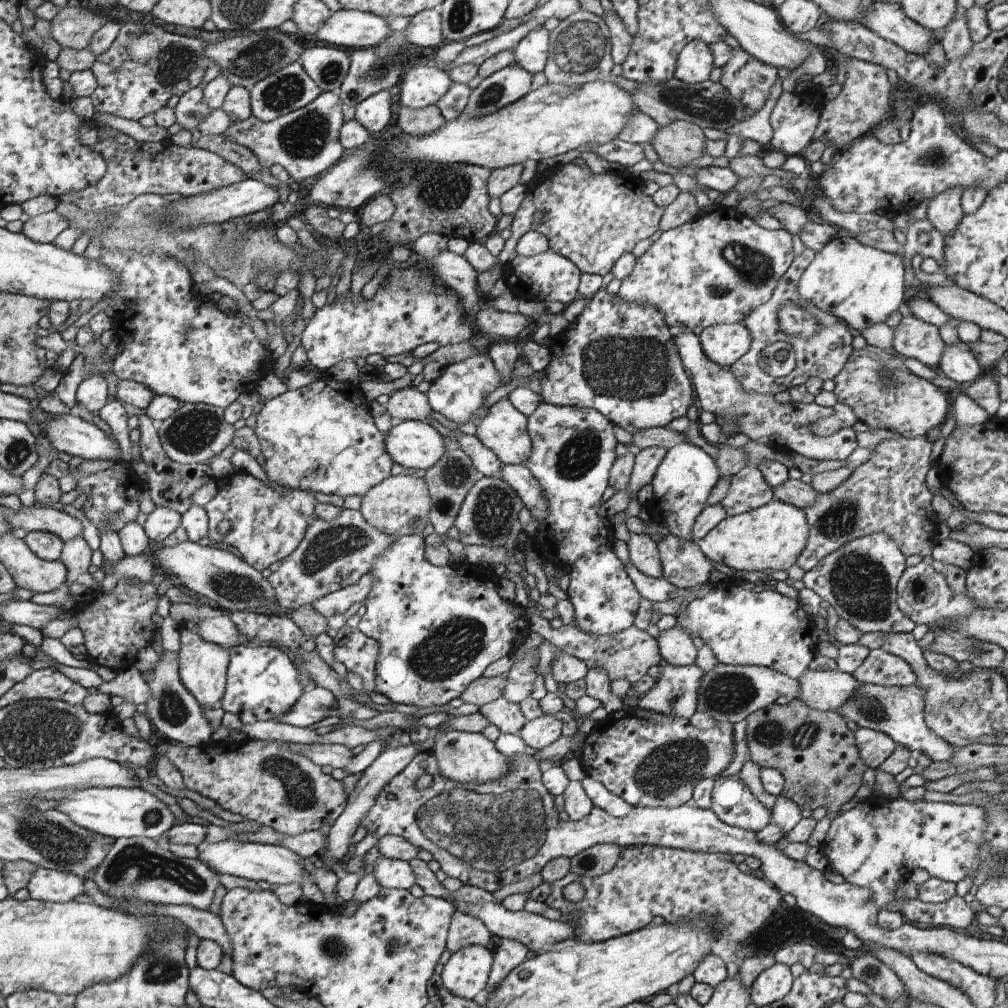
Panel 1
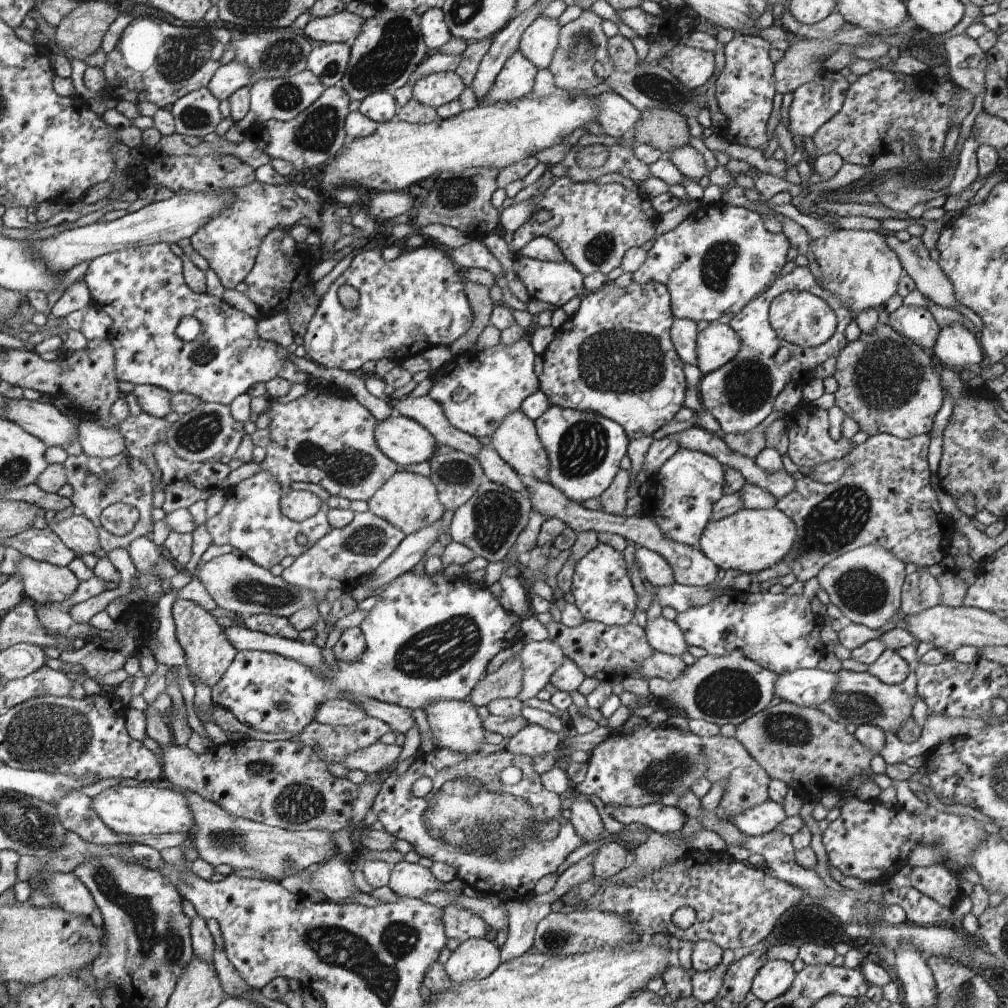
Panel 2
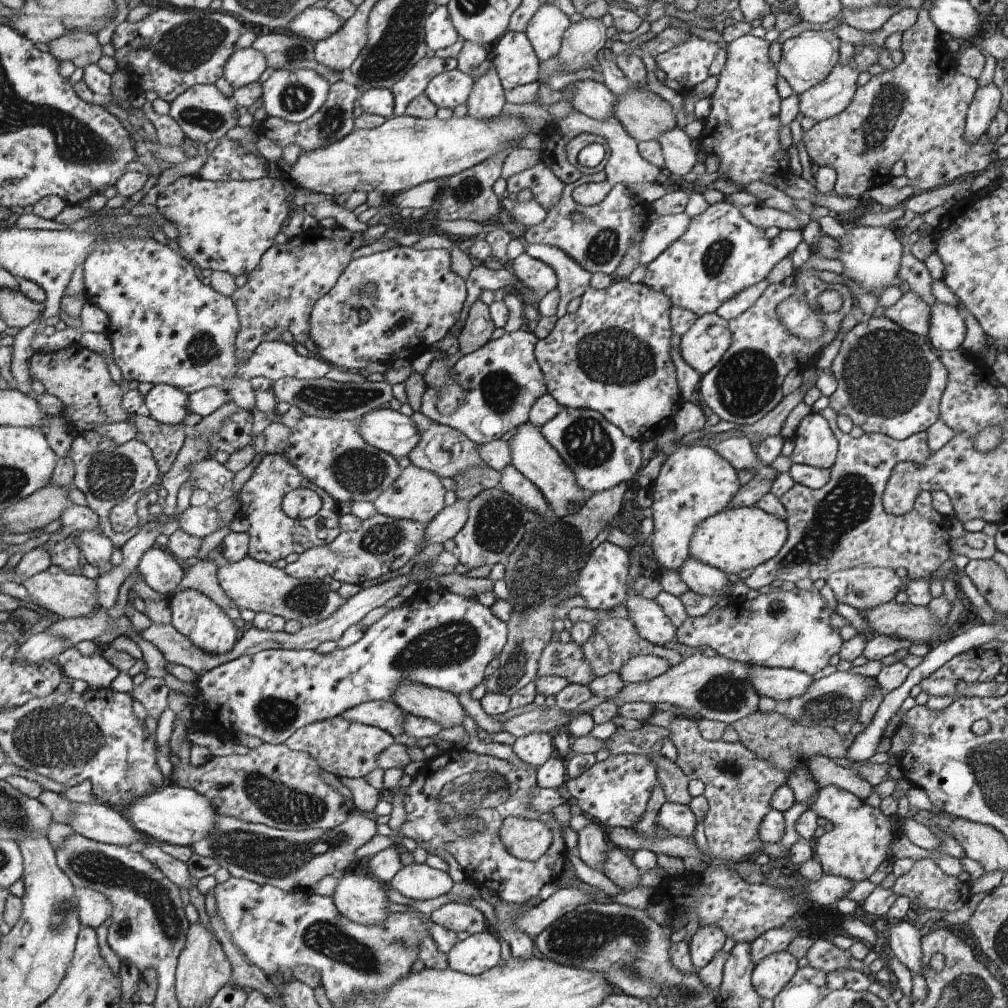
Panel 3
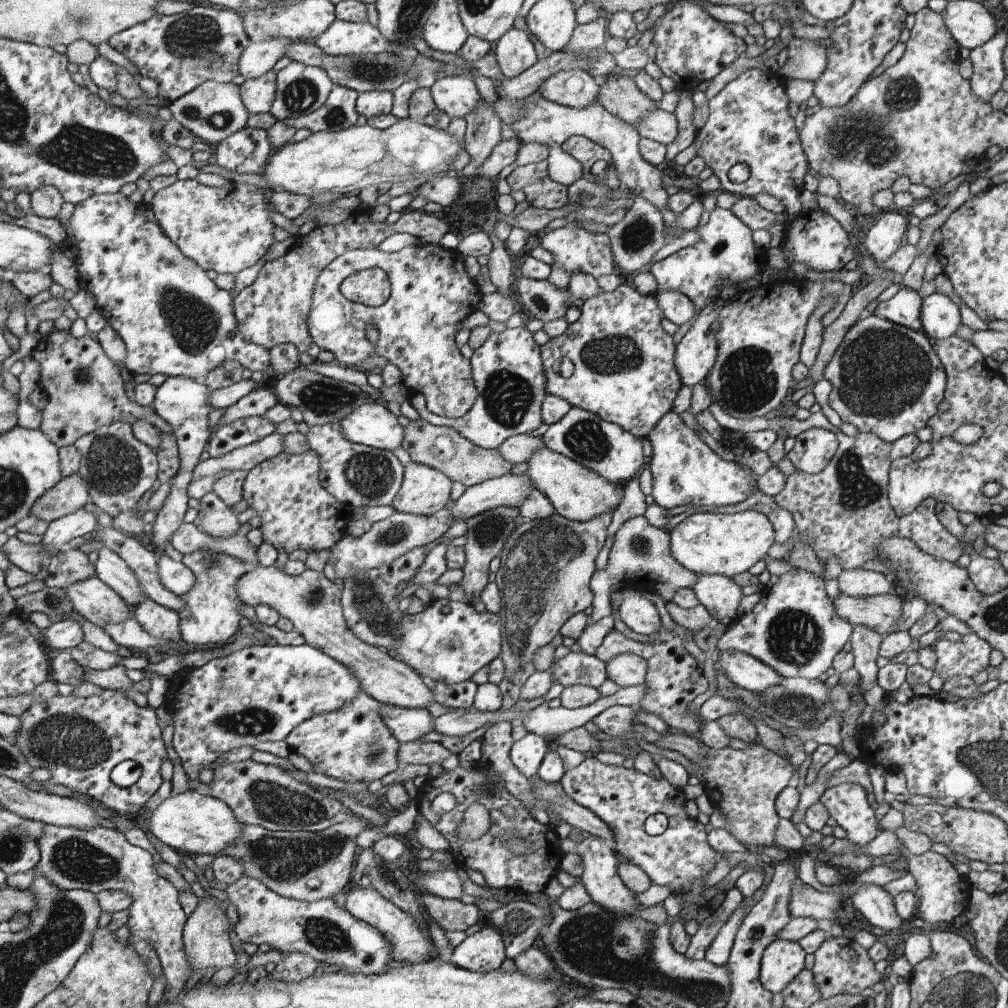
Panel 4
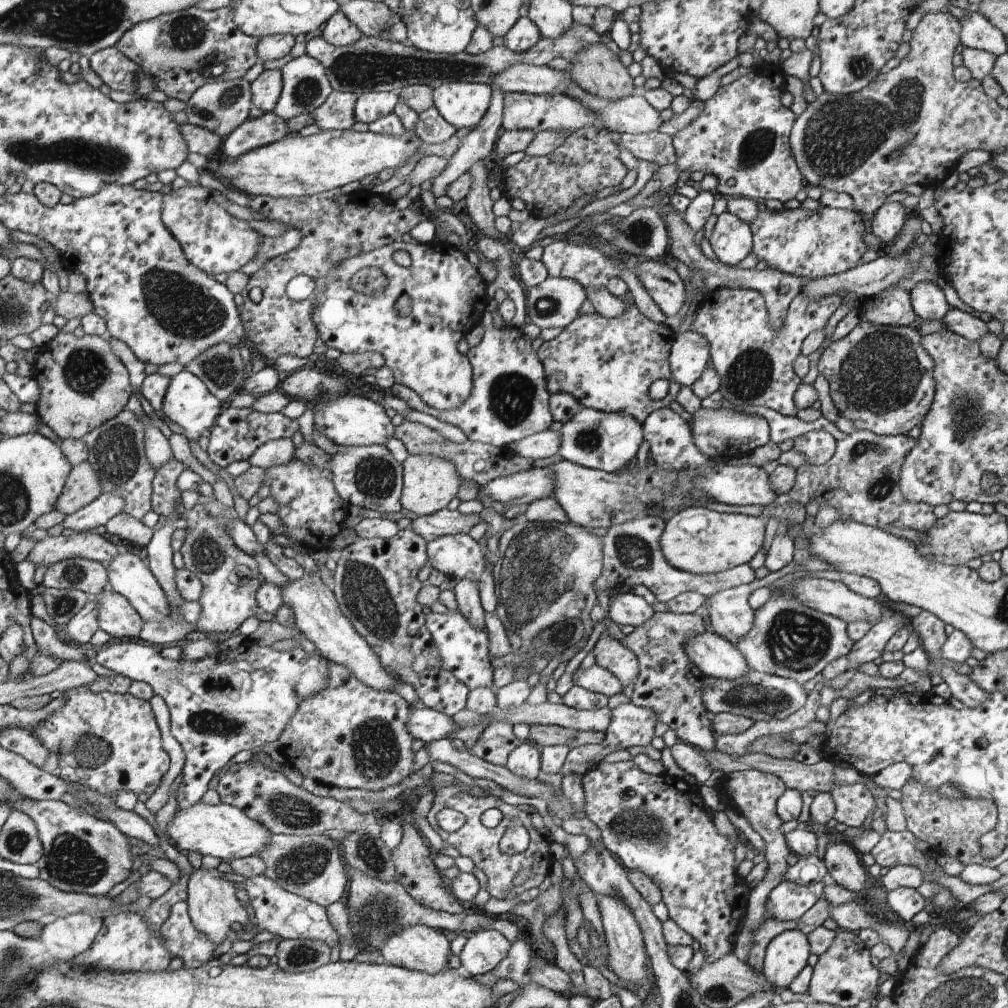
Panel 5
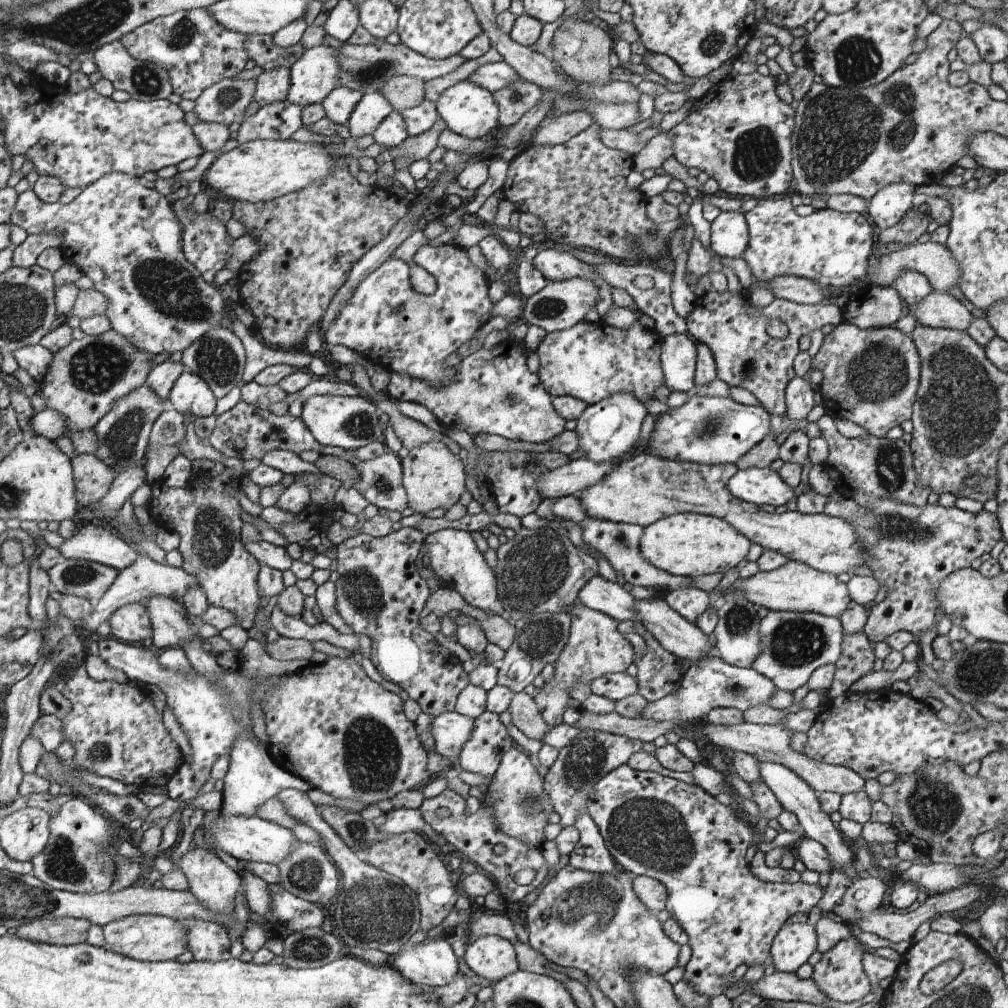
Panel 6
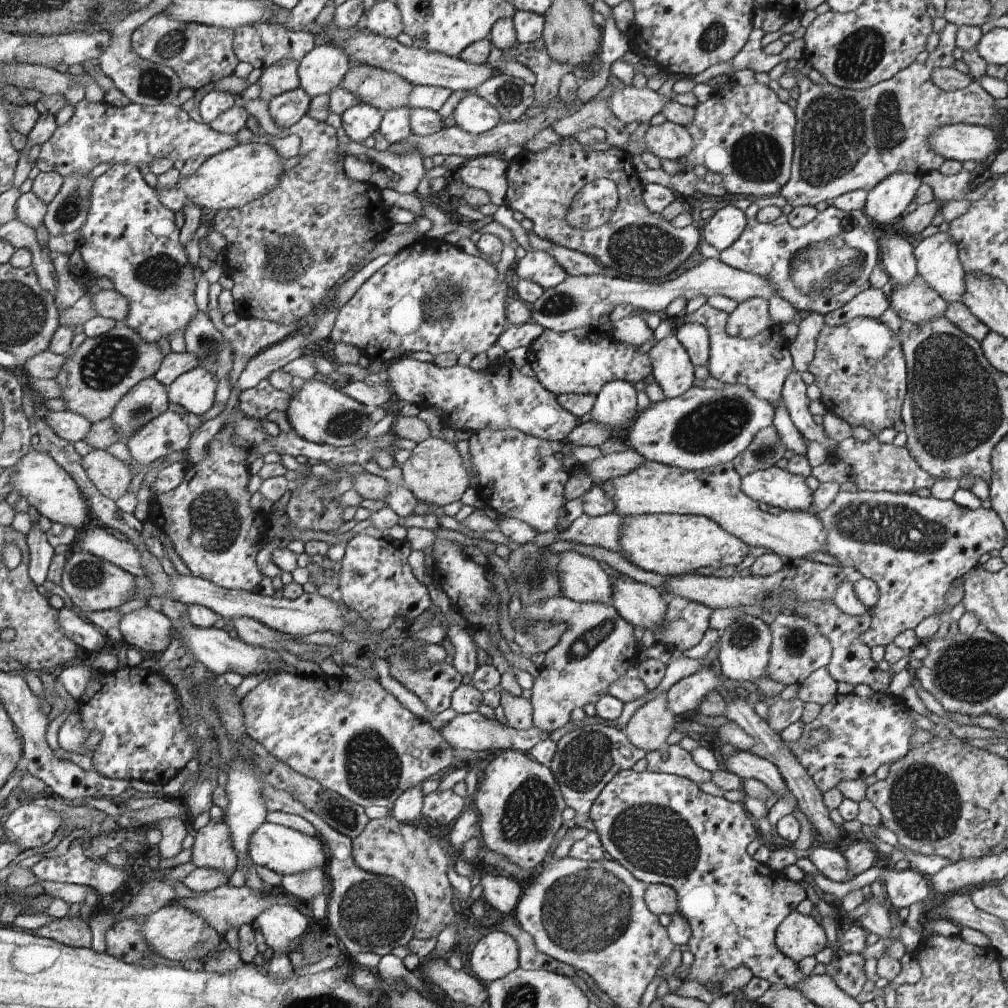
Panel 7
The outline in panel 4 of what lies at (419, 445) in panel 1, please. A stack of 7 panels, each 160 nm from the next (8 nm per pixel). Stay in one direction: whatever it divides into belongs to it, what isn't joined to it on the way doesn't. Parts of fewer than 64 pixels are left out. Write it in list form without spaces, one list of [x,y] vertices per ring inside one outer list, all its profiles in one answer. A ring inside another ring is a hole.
[[[370,400],[339,420],[346,439],[376,449],[394,450],[403,444],[404,428],[378,400]]]

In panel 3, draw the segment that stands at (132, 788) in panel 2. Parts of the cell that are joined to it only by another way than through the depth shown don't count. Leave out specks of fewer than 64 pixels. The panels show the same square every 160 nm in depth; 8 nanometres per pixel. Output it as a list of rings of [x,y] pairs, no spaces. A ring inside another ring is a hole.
[[[174,784],[164,786],[164,790],[154,790],[152,794],[142,794],[132,798],[128,806],[121,809],[121,813],[137,832],[154,838],[161,844],[189,848],[214,830],[217,814],[210,800],[204,798],[198,791]]]

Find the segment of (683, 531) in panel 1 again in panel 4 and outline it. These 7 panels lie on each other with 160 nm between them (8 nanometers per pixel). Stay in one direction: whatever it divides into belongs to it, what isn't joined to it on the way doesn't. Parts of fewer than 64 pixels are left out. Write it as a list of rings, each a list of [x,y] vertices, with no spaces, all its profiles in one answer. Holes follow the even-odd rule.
[[[671,411],[645,436],[650,440],[653,450],[648,467],[653,474],[651,494],[656,504],[667,509],[682,504],[728,506],[746,500],[754,490],[758,490],[757,482],[742,465],[718,458],[696,433],[682,422],[678,413]]]

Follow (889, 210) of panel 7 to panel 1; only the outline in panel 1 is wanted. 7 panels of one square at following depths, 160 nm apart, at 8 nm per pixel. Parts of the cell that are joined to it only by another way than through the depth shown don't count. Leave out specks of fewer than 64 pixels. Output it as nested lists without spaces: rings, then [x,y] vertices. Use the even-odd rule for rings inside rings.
[[[841,232],[832,237],[822,250],[815,252],[810,266],[801,276],[799,293],[802,303],[814,303],[820,310],[828,311],[841,318],[852,328],[852,332],[859,334],[861,330],[873,324],[884,323],[886,318],[892,312],[896,312],[904,302],[904,266],[902,257],[865,245],[856,238],[856,235]]]

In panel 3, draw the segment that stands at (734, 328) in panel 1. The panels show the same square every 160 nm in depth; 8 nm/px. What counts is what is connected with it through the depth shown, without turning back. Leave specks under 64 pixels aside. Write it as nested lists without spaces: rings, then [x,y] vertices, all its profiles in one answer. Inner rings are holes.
[[[716,312],[704,314],[682,336],[681,356],[686,365],[692,366],[702,377],[721,362],[732,344],[728,324]]]

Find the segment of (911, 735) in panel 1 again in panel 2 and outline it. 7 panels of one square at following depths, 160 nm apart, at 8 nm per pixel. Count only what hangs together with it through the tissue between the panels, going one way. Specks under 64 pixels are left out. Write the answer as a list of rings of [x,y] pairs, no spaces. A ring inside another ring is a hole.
[[[914,638],[914,644],[904,647],[898,654],[910,664],[910,676],[898,685],[888,685],[875,679],[870,672],[852,672],[841,669],[838,672],[838,684],[834,688],[834,694],[828,698],[828,702],[822,702],[818,706],[831,720],[841,723],[854,724],[860,727],[862,724],[875,724],[884,732],[898,734],[901,724],[912,716],[912,710],[917,696],[917,682],[914,670],[918,666],[917,656],[918,638]]]

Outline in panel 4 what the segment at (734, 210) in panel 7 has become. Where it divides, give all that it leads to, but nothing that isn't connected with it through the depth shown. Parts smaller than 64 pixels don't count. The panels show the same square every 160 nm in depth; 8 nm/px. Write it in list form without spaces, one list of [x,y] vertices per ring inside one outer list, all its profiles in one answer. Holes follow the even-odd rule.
[[[716,207],[710,213],[710,220],[705,226],[698,226],[697,233],[701,241],[691,247],[686,247],[675,252],[660,261],[654,263],[650,272],[655,276],[658,283],[658,291],[666,289],[676,289],[682,291],[696,306],[702,308],[718,300],[719,296],[724,296],[718,292],[718,287],[744,283],[756,276],[763,268],[757,264],[756,247],[752,239],[753,230],[742,222],[730,209]]]

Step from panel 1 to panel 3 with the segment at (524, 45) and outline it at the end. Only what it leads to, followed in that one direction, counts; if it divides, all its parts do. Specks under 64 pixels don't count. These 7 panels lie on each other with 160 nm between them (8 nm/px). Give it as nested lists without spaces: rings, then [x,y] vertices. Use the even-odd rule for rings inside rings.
[[[543,3],[540,6],[525,31],[540,62],[546,62],[546,60],[559,55],[563,45],[563,35],[567,33],[571,25],[570,18],[558,6],[554,6],[552,3]]]

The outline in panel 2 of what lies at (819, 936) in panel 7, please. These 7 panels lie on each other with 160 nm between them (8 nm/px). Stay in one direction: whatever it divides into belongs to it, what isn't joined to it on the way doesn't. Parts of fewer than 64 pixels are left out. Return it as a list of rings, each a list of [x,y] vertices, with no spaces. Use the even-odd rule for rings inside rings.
[[[769,960],[754,976],[750,995],[768,1003],[792,986],[795,974],[792,963],[786,960]]]

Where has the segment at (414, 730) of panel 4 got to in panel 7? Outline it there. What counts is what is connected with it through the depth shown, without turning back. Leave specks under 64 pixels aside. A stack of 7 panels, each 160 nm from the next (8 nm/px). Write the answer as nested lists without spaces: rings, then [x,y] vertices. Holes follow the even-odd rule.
[[[478,711],[474,713],[458,714],[441,732],[447,741],[457,749],[474,750],[474,752],[484,750],[500,750],[500,751],[522,751],[528,753],[529,750],[541,740],[548,738],[550,734],[542,731],[538,727],[530,727],[526,730],[518,730],[508,724],[502,724],[496,719],[488,719]]]

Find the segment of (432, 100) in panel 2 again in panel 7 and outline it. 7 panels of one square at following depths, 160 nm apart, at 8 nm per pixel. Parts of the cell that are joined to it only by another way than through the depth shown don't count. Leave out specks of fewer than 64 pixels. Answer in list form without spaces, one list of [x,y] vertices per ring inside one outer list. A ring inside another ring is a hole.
[[[470,92],[453,111],[456,124],[472,134],[482,134],[502,122],[499,110],[476,92]]]

